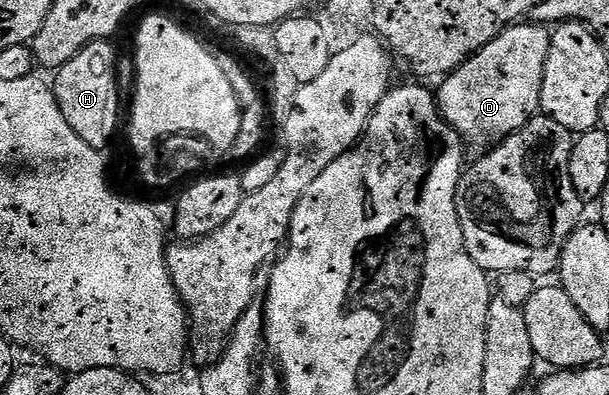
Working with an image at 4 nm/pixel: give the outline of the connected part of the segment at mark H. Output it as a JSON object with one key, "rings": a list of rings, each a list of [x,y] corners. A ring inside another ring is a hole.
{"rings":[[[93,40],[76,58],[57,69],[58,77],[52,80],[54,97],[68,126],[88,146],[99,150],[106,150],[118,128],[118,76],[114,73],[118,68],[118,52],[112,45],[110,40]]]}

